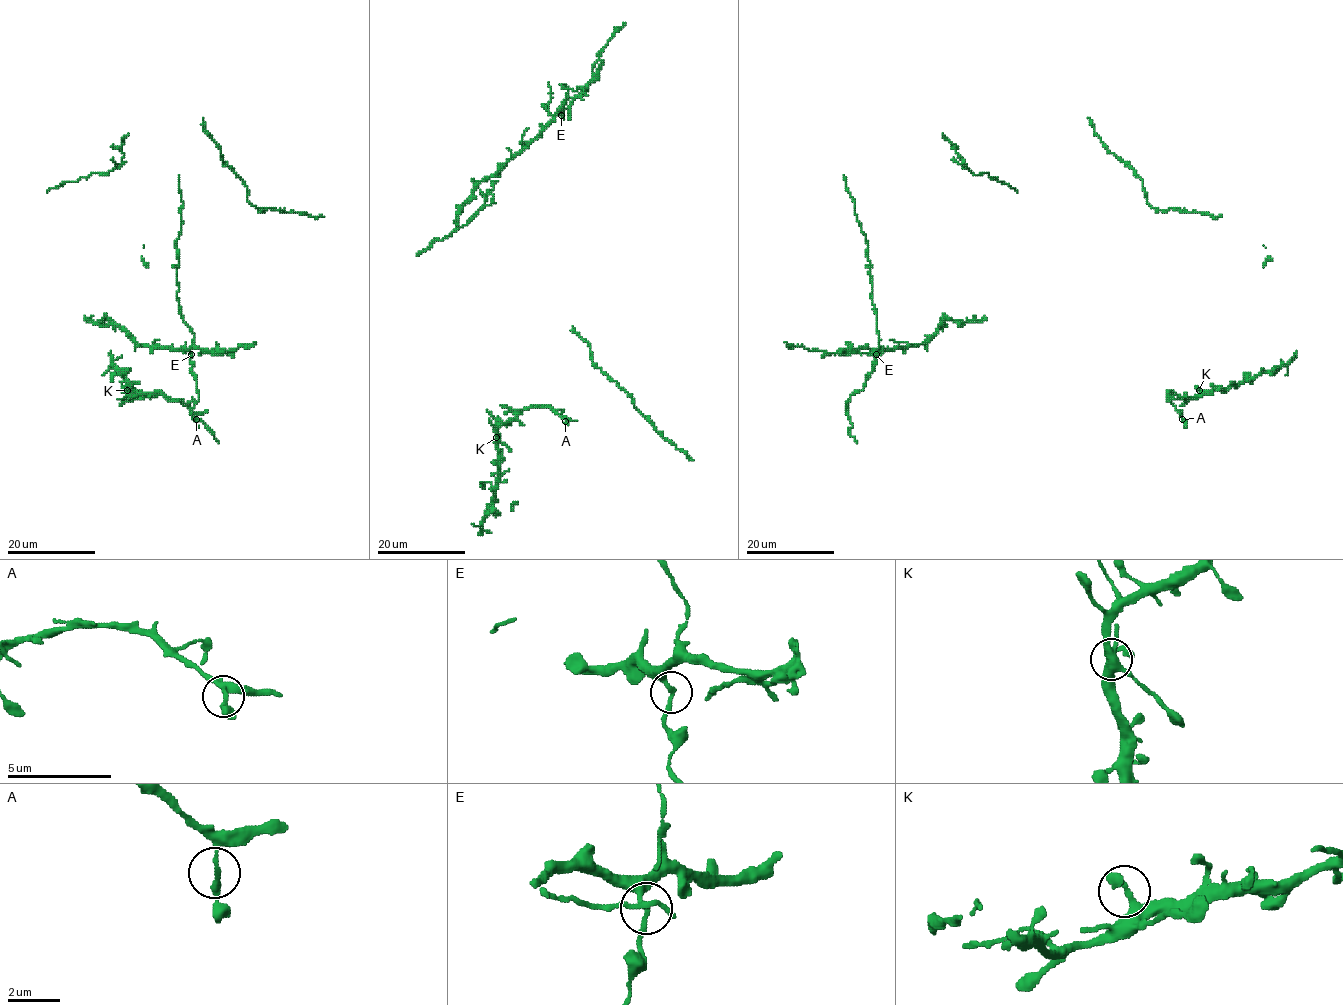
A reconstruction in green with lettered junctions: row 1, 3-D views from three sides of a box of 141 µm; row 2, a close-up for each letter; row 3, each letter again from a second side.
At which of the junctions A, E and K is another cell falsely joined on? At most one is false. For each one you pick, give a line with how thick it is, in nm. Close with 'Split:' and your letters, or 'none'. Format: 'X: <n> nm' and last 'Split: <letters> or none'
E: 200 nm
Split: E

